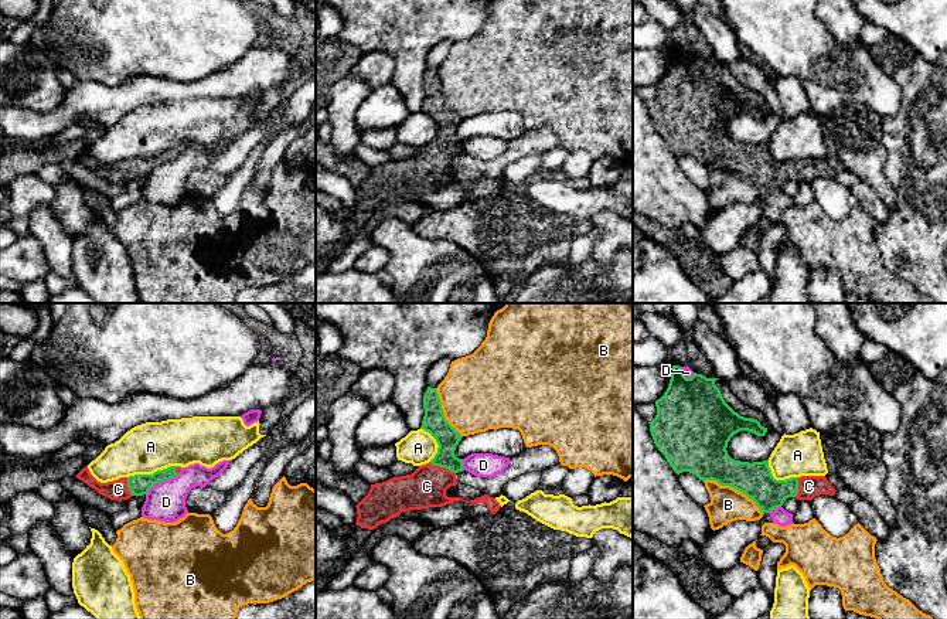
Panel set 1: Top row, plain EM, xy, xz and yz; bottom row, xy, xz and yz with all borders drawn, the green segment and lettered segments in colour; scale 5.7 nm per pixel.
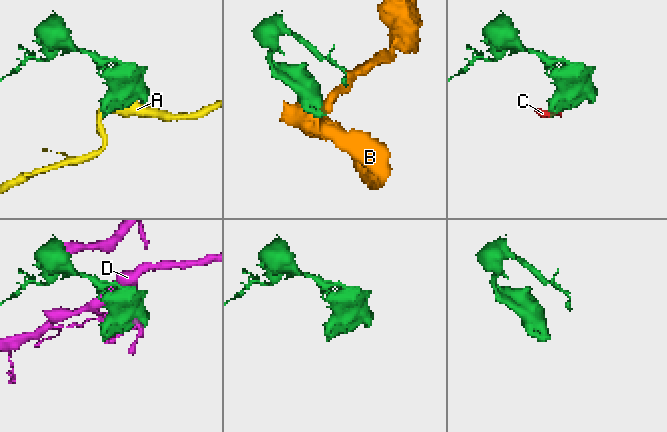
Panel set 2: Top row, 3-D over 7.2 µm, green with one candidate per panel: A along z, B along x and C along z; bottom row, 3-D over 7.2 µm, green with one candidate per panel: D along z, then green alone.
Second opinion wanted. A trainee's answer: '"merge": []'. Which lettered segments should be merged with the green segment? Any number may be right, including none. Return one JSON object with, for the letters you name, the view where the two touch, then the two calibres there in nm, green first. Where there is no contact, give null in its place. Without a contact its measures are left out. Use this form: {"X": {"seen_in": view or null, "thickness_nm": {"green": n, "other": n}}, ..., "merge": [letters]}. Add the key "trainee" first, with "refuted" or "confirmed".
{"trainee": "refuted", "C": {"seen_in": "xz", "thickness_nm": {"green": 140, "other": 220}}, "merge": ["C"]}

